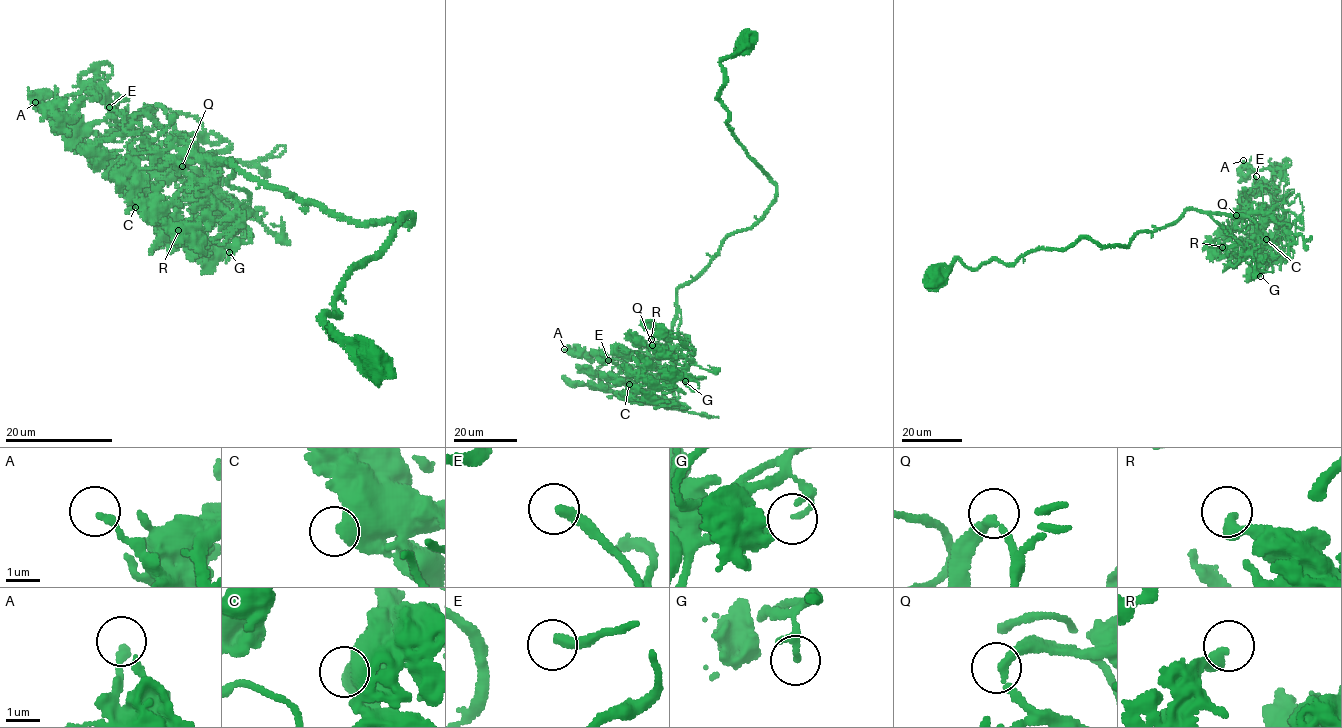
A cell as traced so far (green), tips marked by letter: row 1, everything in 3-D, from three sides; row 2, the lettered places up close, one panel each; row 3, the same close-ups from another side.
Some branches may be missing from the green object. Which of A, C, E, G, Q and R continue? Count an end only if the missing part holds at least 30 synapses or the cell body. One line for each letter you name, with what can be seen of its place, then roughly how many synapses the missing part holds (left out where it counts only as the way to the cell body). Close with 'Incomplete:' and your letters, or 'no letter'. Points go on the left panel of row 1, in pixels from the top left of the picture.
E: place (109, 107); 50 synapses
Incomplete: E

